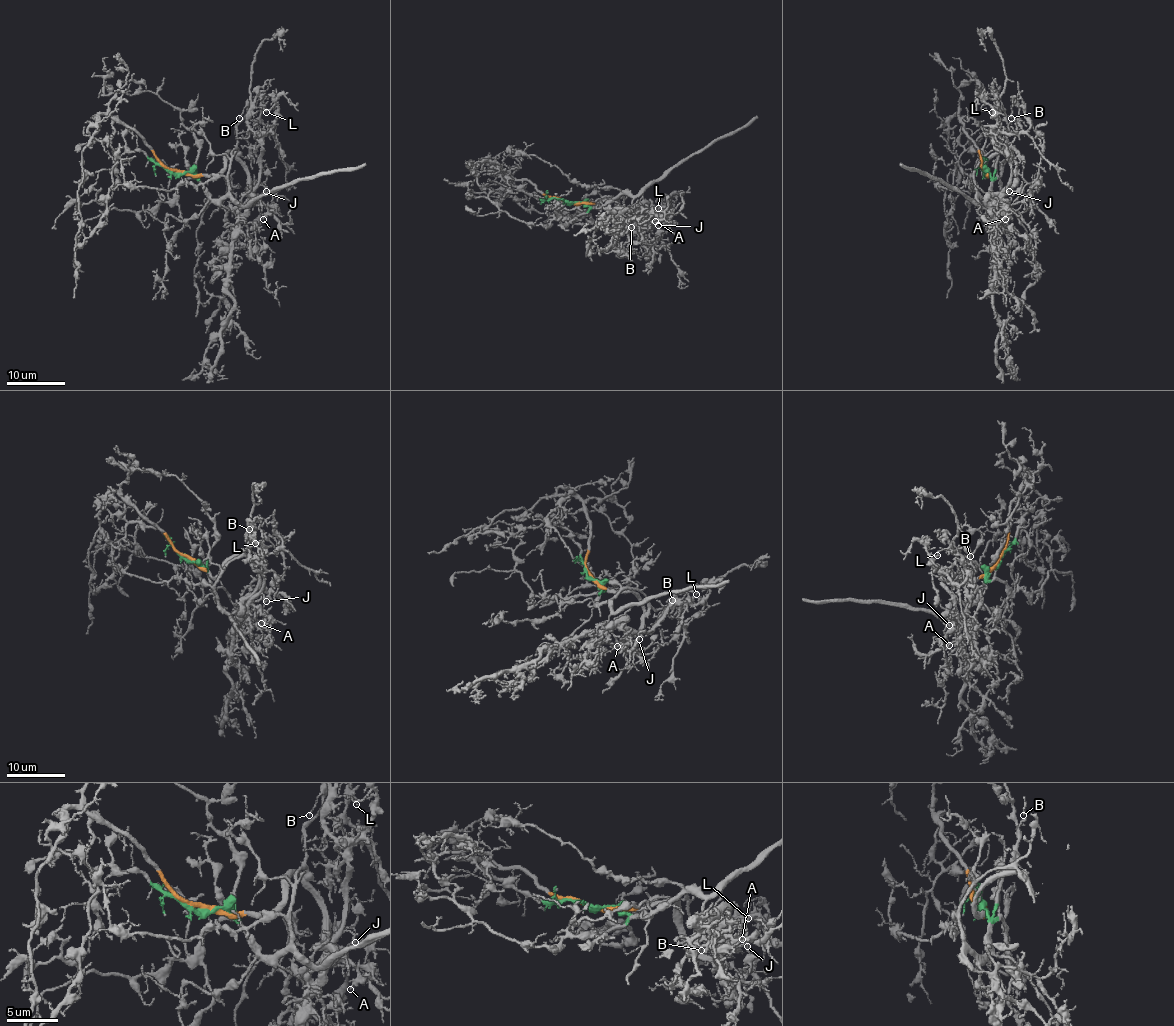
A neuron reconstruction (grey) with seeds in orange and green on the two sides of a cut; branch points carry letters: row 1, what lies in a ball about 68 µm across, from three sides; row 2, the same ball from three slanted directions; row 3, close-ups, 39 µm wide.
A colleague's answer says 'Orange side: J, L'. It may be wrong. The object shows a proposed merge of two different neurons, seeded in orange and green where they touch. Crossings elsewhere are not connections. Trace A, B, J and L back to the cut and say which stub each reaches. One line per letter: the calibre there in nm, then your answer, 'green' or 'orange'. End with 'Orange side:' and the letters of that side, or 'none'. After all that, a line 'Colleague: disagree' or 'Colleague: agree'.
A: 130 nm thick; orange
B: 110 nm thick; green
J: 140 nm thick; orange
L: 80 nm thick; orange
Orange side: A, J, L
Colleague: disagree

